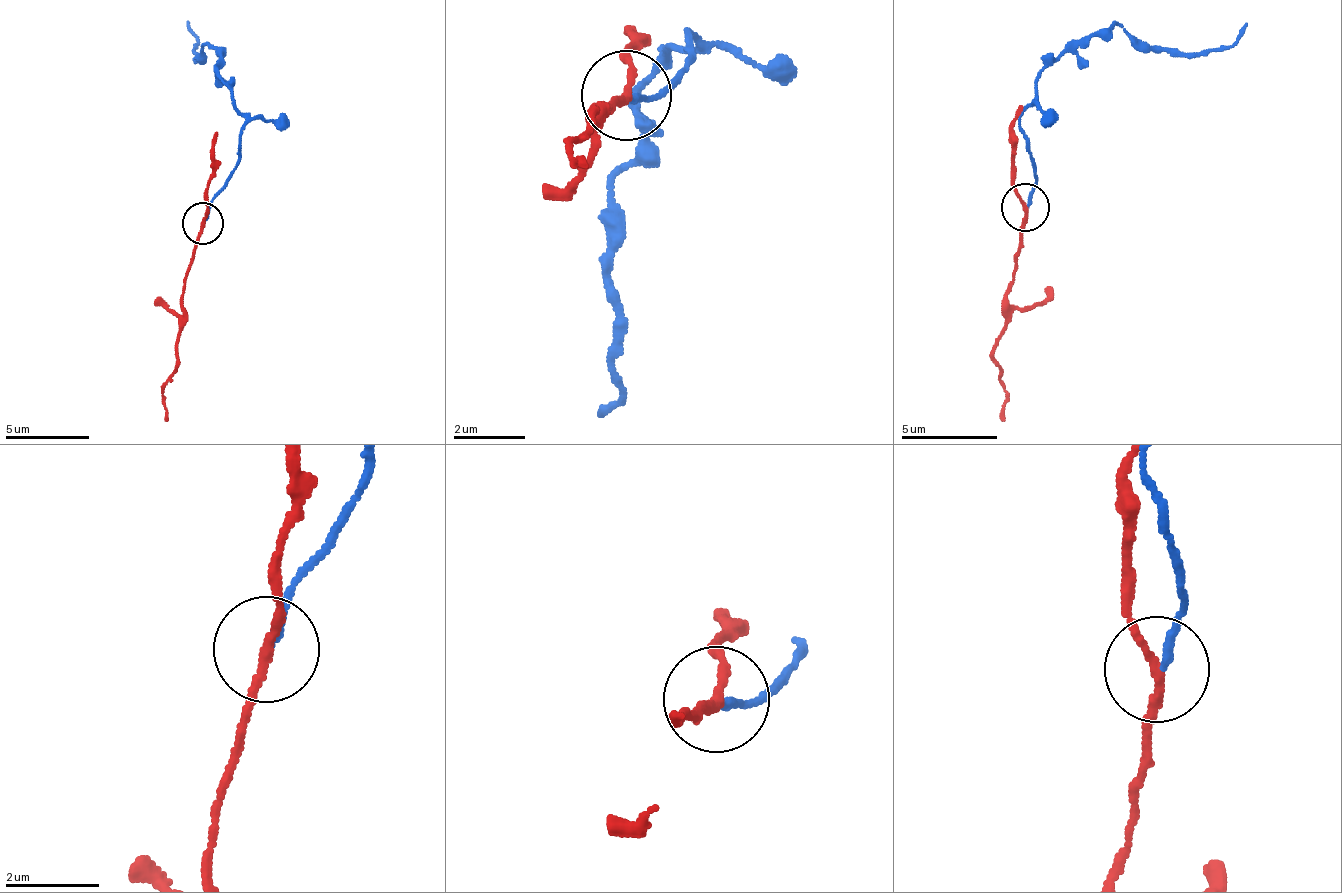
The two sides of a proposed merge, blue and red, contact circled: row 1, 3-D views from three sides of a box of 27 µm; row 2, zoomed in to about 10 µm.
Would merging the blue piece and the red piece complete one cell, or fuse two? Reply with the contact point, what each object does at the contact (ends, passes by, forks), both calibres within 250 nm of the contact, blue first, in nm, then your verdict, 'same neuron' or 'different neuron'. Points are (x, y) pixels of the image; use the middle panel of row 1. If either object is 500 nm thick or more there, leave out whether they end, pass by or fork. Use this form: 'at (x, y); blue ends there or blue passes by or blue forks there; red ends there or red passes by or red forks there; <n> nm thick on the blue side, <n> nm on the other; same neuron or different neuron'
at (626, 95); blue ends there; red passes by; 160 nm thick on the blue side, 170 nm on the other; different neuron

